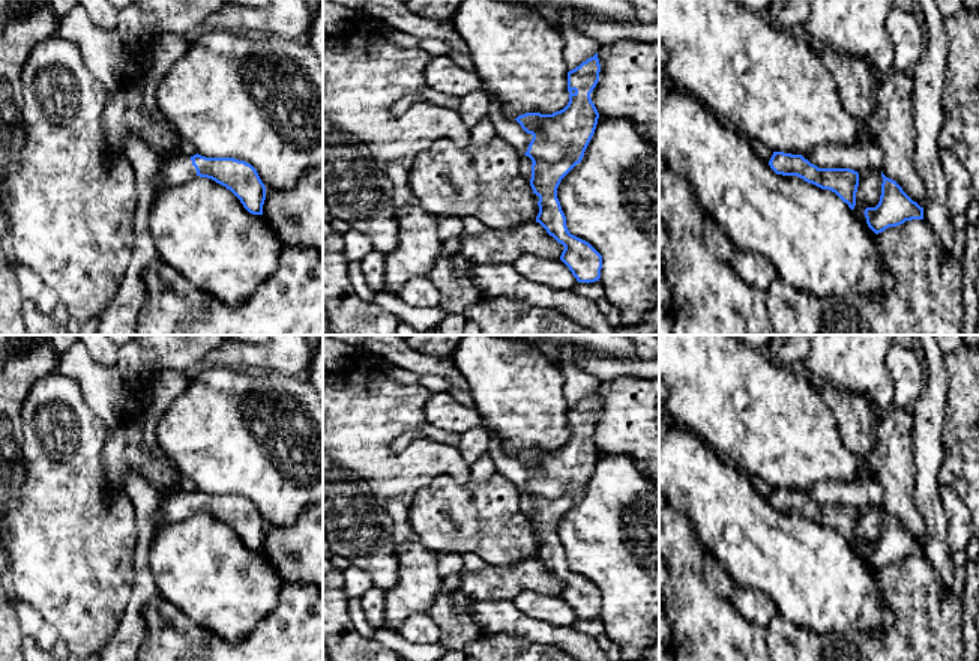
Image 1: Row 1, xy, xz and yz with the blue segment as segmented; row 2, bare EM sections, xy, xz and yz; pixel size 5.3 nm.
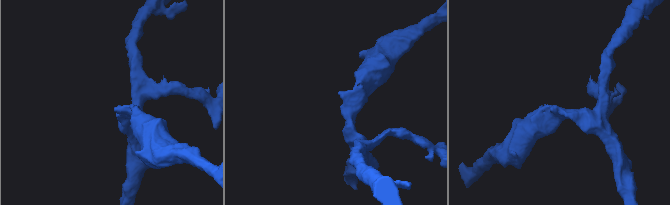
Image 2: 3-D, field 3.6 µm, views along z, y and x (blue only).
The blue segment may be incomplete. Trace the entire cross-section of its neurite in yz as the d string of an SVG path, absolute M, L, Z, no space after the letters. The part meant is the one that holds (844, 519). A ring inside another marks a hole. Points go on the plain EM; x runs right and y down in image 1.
M773 488L770 505L776 511L797 512L821 526L835 529L853 547L859 523L859 509L850 505L818 505L802 491Z

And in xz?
M598 389L568 409L568 442L553 451L526 449L509 457L496 433L490 433L488 452L496 470L505 475L520 493L532 496L530 523L539 533L539 559L565 583L560 596L578 619L601 614L602 592L586 577L569 569L566 553L557 535L562 515L581 499L595 470L599 449L590 430L599 418Z

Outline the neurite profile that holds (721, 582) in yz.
M704 554L706 577L709 578L712 587L725 599L730 599L736 583L733 578L722 569L721 563L710 554Z

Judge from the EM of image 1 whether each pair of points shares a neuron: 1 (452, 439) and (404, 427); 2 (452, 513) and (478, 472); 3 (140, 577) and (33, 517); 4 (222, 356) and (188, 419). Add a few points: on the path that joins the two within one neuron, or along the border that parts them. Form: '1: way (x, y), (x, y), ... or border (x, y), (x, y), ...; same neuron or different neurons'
1: border (419, 431), (436, 440), (454, 445); different neurons
2: border (496, 470), (487, 478), (470, 478); different neurons
3: border (137, 540), (132, 549), (132, 592), (125, 609); different neurons
4: border (203, 365), (228, 367), (239, 373); different neurons

